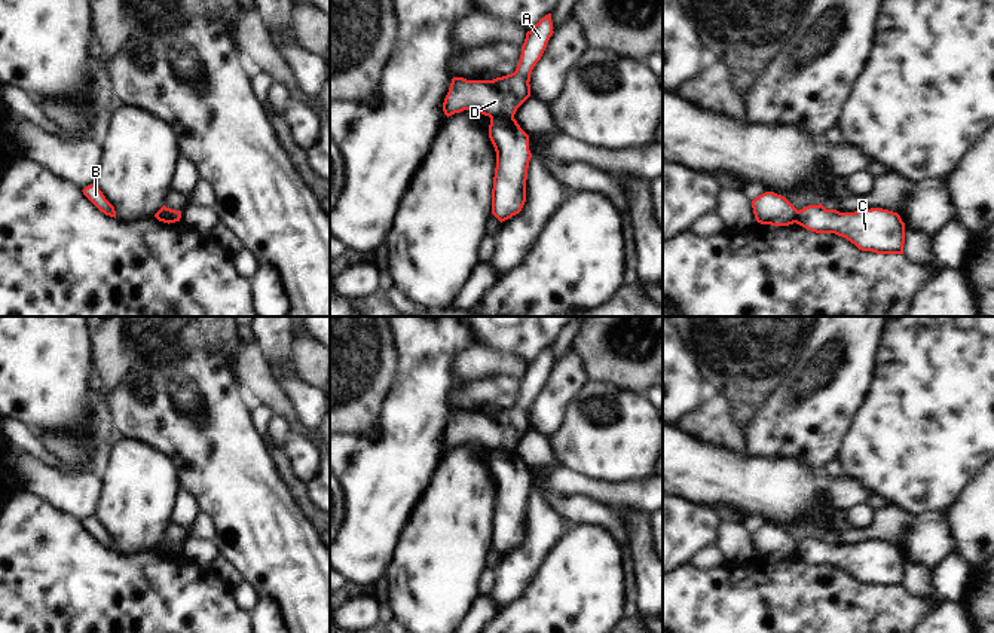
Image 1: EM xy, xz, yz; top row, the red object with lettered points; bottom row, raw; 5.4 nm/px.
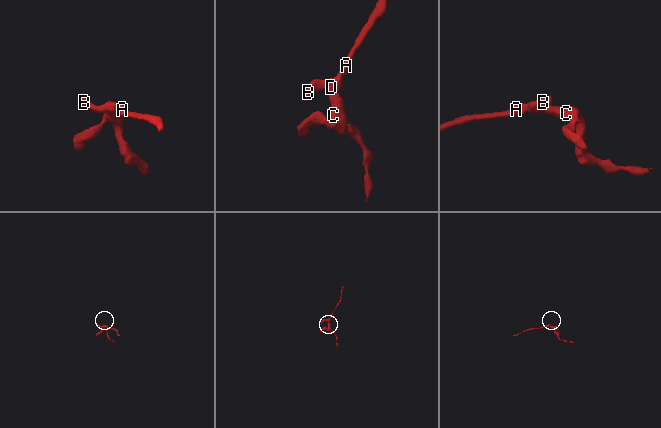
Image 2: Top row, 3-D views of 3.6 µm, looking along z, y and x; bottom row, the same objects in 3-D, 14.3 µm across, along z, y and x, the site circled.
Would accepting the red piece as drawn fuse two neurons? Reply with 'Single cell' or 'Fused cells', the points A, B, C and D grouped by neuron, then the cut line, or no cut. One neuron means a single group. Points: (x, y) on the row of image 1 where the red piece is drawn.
Fused cells. Groups: A B D / C. Split along xz (513, 116), (494, 116), (491, 119).

